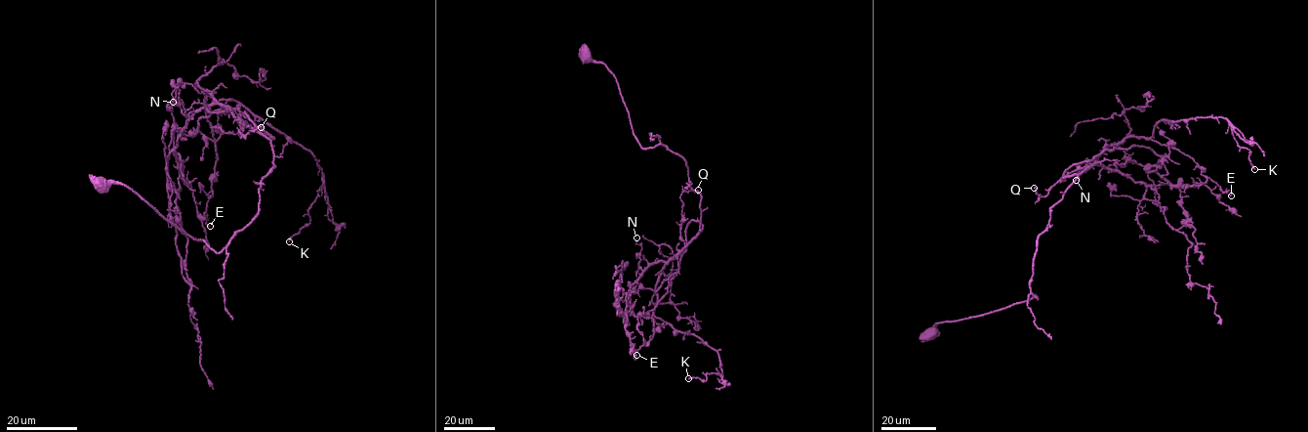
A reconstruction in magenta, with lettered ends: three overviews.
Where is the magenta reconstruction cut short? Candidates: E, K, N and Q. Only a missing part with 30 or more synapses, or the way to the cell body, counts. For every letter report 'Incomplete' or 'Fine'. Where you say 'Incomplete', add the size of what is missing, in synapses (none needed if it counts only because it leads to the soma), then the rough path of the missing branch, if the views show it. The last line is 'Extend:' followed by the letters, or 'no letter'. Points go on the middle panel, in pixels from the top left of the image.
E: Fine
K: Fine
N: Fine
Q: Fine
Extend: no letter

